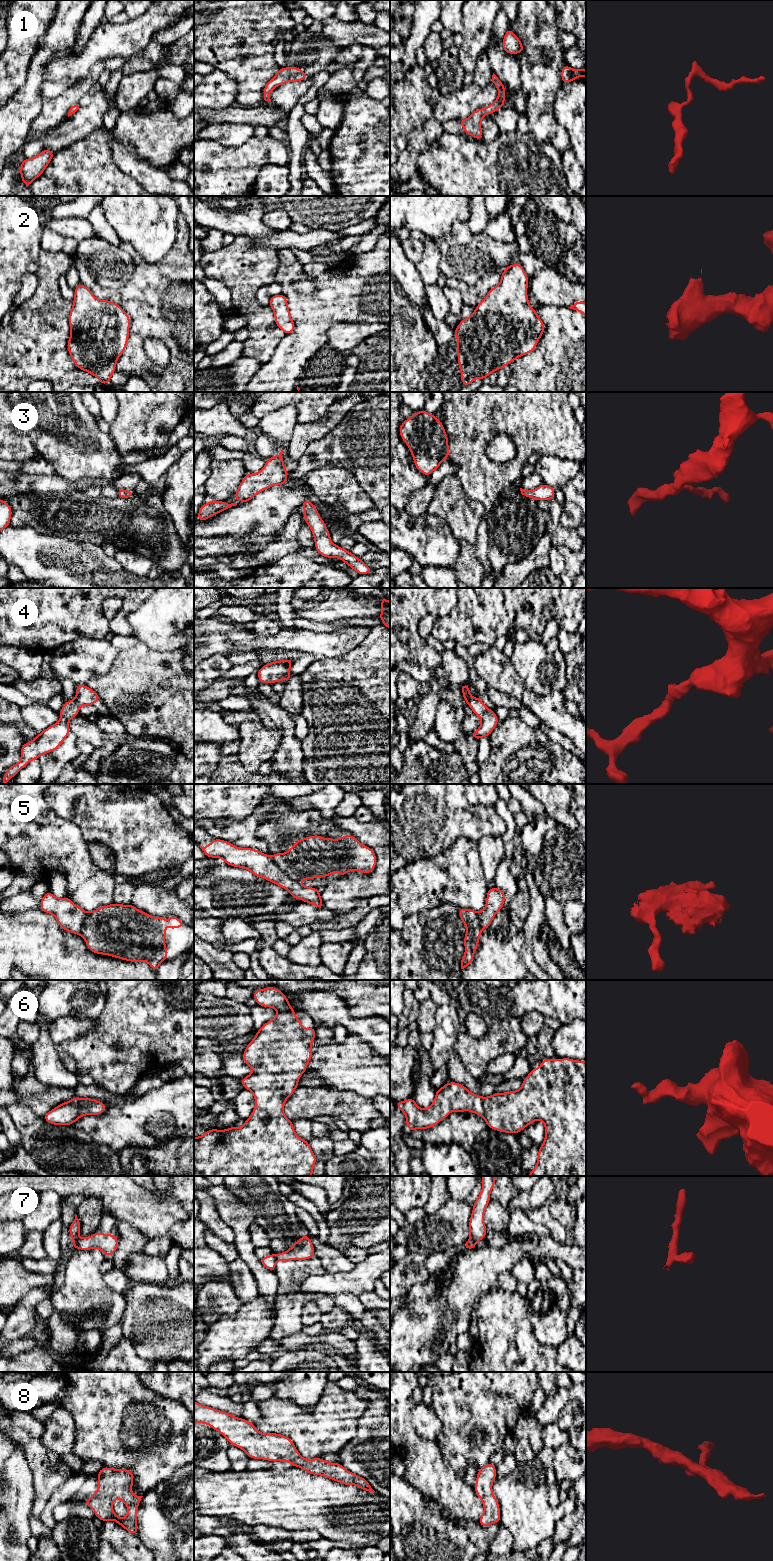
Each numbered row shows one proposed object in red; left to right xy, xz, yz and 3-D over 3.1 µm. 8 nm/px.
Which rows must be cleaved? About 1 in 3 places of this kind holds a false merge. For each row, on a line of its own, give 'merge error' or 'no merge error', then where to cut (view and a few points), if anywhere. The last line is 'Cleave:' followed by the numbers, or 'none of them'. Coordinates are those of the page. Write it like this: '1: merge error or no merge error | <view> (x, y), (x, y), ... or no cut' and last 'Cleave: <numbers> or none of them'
1: no merge error | no cut
2: no merge error | no cut
3: no merge error | no cut
4: no merge error | no cut
5: merge error | xz (270, 857), (281, 870), (299, 882)
6: no merge error | no cut
7: merge error | xy (79, 1238), (76, 1247)
8: no merge error | no cut
Cleave: 5, 7

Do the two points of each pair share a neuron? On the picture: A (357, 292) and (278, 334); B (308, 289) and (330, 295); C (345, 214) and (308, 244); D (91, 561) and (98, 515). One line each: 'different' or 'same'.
A: different
B: different
C: different
D: different

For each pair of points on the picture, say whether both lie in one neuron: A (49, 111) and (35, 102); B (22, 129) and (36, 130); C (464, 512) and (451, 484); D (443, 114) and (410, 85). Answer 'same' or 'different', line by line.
A: different
B: different
C: same
D: same

